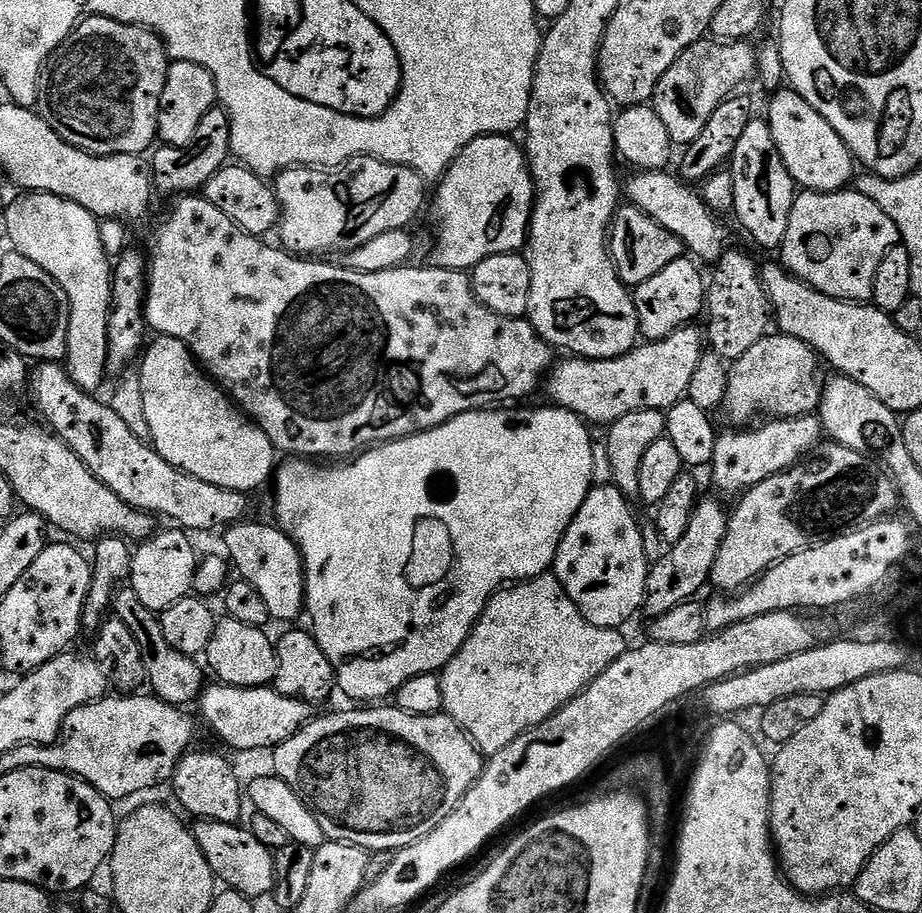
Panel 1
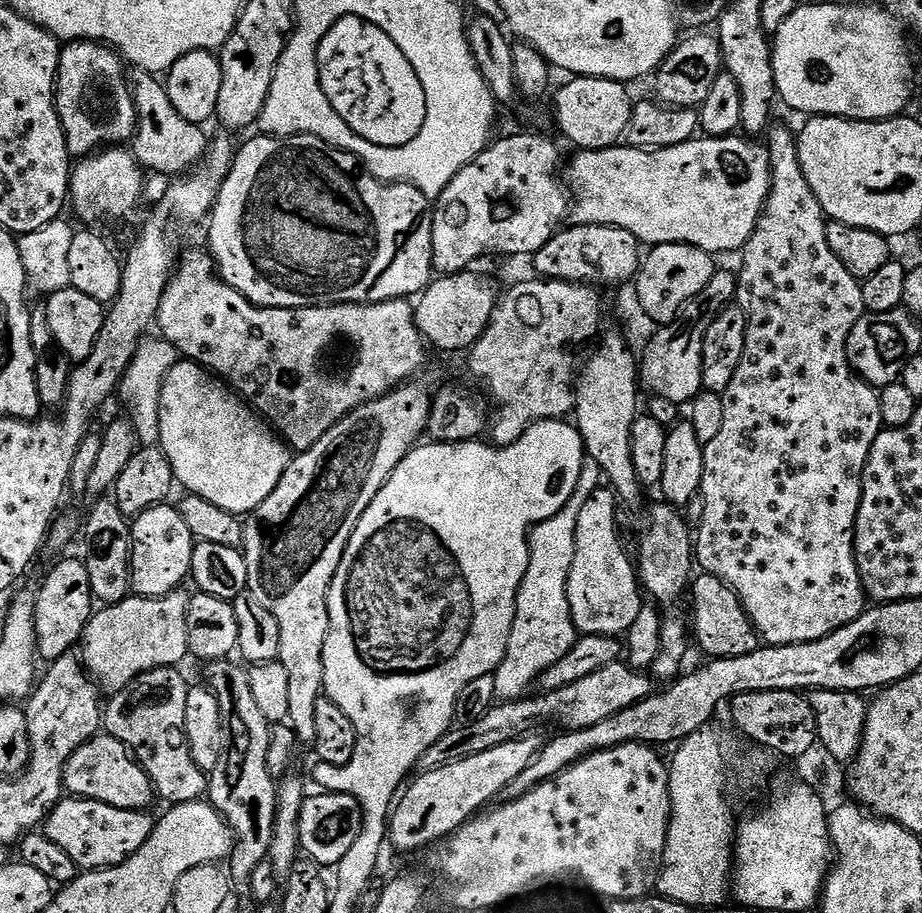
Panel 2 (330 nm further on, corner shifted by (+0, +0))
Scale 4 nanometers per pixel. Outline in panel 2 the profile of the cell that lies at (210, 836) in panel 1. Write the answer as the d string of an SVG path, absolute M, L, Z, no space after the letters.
M97 734L82 747L72 752L64 767L64 791L69 797L97 800L122 810L135 812L147 809L154 800L150 778L137 764L132 753L122 742L107 734Z

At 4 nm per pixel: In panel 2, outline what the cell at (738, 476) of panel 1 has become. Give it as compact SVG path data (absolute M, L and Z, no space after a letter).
M773 127L766 136L766 147L770 154L770 168L772 170L772 181L770 182L770 190L768 191L768 200L765 202L762 214L758 218L758 226L754 230L754 234L750 234L750 238L742 250L744 265L738 268L738 279L736 282L735 303L746 314L746 322L748 323L748 329L746 330L746 350L744 351L742 362L738 362L738 370L734 370L734 382L730 382L730 386L726 386L726 390L722 393L724 402L722 430L715 435L713 441L704 445L704 473L702 474L702 486L700 487L700 496L702 497L702 501L704 500L704 509L700 512L700 532L698 528L694 536L694 560L701 573L718 578L723 584L730 586L736 591L738 598L742 602L742 606L746 610L746 614L756 628L756 633L760 635L760 639L765 645L776 644L778 646L786 646L787 644L801 644L802 642L814 642L818 638L826 638L834 630L838 630L842 626L854 622L866 611L866 597L864 595L864 588L860 584L860 575L858 574L858 566L856 565L856 515L858 514L860 495L862 494L860 479L862 478L864 467L868 461L870 446L874 446L874 438L878 438L878 434L882 430L882 425L880 423L879 391L873 388L872 385L866 383L863 378L857 376L848 364L848 339L850 338L850 330L854 330L854 326L865 314L864 303L862 302L862 290L860 289L861 281L854 279L850 274L850 270L846 270L846 266L842 266L842 262L838 262L834 250L830 250L828 224L826 223L824 211L818 202L818 198L814 198L814 190L810 190L810 182L806 182L806 174L802 174L802 162L798 158L798 146L796 145L797 137L788 128L775 128Z

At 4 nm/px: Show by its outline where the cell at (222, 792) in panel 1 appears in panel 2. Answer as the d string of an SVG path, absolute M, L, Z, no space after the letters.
M159 668L158 670L150 670L146 674L139 676L134 682L130 682L130 686L126 686L122 691L111 693L109 700L112 701L110 701L109 704L107 701L106 707L102 712L103 731L128 747L128 751L132 753L136 763L142 766L142 770L150 778L153 793L155 793L159 799L161 796L166 802L165 805L168 806L174 804L185 804L186 802L194 802L195 800L204 800L208 790L209 777L200 769L198 762L194 762L194 754L190 754L190 746L188 745L188 739L186 738L186 698L188 697L189 687L189 681L184 681L183 674L176 668Z

